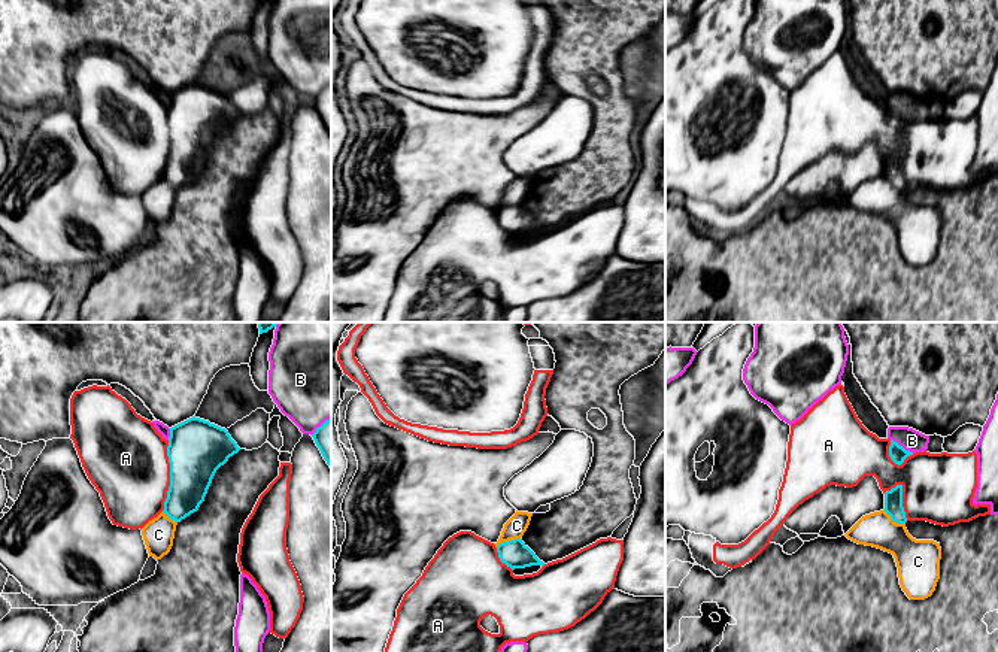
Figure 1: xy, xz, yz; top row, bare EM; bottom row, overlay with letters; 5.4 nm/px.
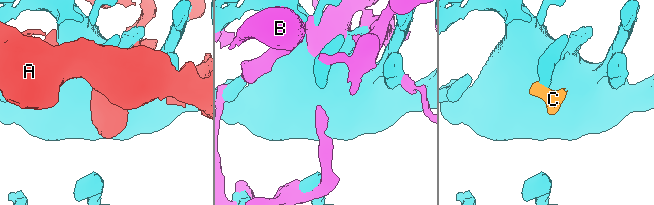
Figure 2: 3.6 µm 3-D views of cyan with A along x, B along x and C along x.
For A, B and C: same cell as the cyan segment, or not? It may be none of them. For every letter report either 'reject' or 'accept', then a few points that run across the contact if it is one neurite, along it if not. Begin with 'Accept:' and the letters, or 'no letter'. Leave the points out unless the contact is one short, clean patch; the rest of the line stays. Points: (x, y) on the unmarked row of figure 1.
Accept: no letter
A: reject
B: reject
C: reject | xz (519, 203), (500, 208), (496, 212)

